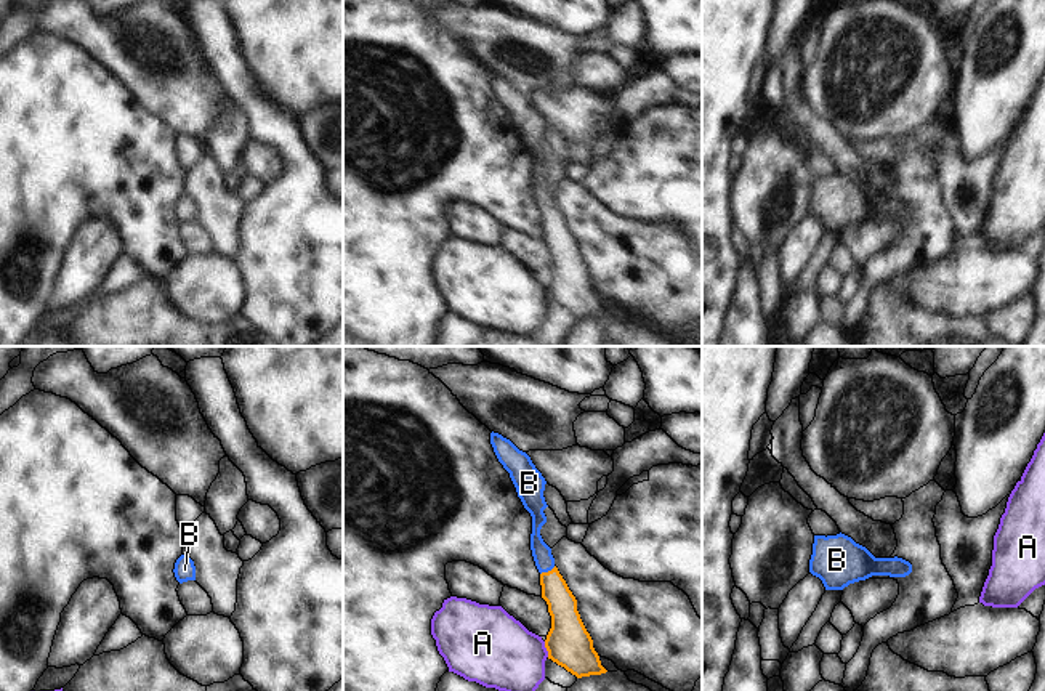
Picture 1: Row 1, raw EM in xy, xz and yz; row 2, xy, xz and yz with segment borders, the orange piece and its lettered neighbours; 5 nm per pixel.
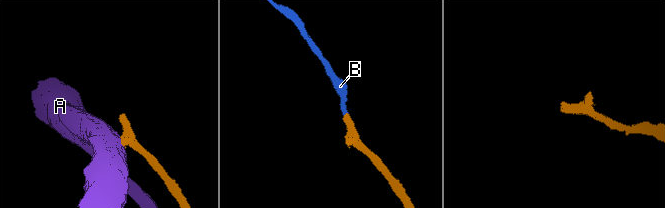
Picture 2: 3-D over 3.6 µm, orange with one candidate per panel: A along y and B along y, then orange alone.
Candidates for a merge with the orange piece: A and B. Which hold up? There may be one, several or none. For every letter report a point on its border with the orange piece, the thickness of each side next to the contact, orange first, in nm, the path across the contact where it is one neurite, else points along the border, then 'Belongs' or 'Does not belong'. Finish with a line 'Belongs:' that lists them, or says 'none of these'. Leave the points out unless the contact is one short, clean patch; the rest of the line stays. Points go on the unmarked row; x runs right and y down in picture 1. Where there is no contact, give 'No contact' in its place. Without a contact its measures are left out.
A: Touches orange at xz (547, 290). Thickness 220 nm (orange) against 360 nm. Boundary: xz (544, 282), (548, 297). Does not belong
B: Touches orange at xz (548, 212). Thickness 140 nm (orange) against 100 nm. Path across: xz (561, 244), (548, 212), (542, 196). Belongs
Belongs: B

